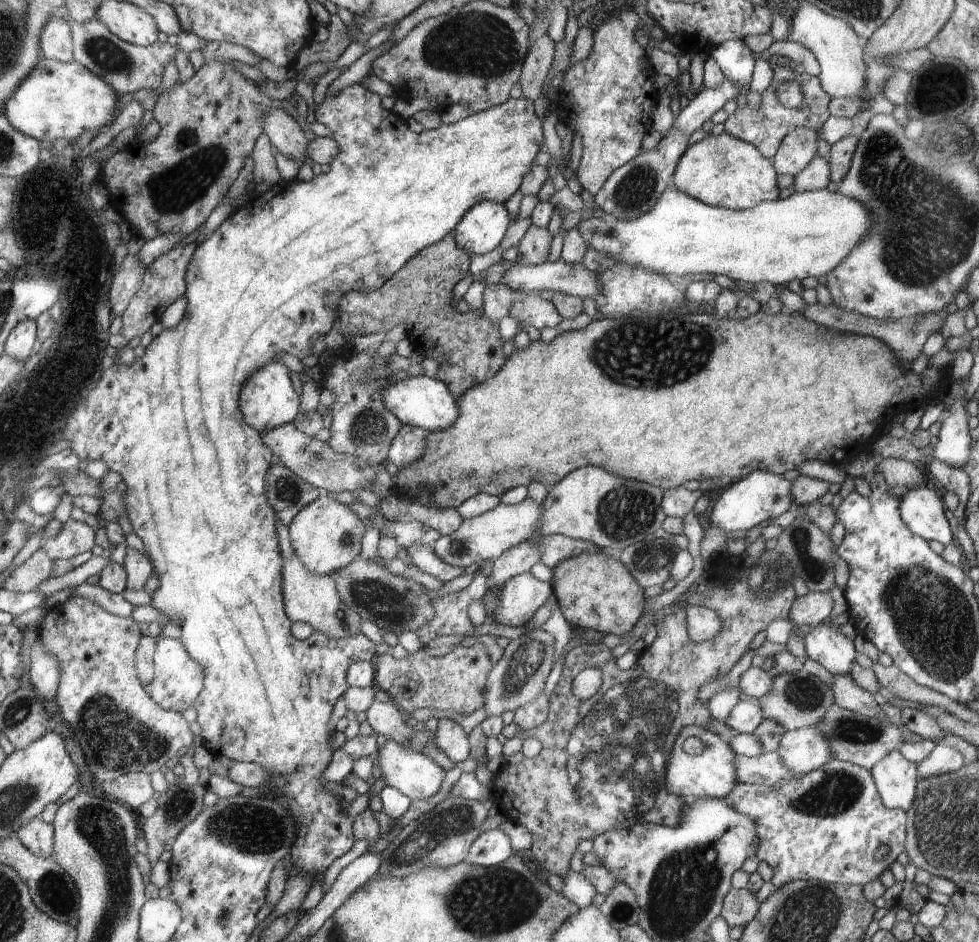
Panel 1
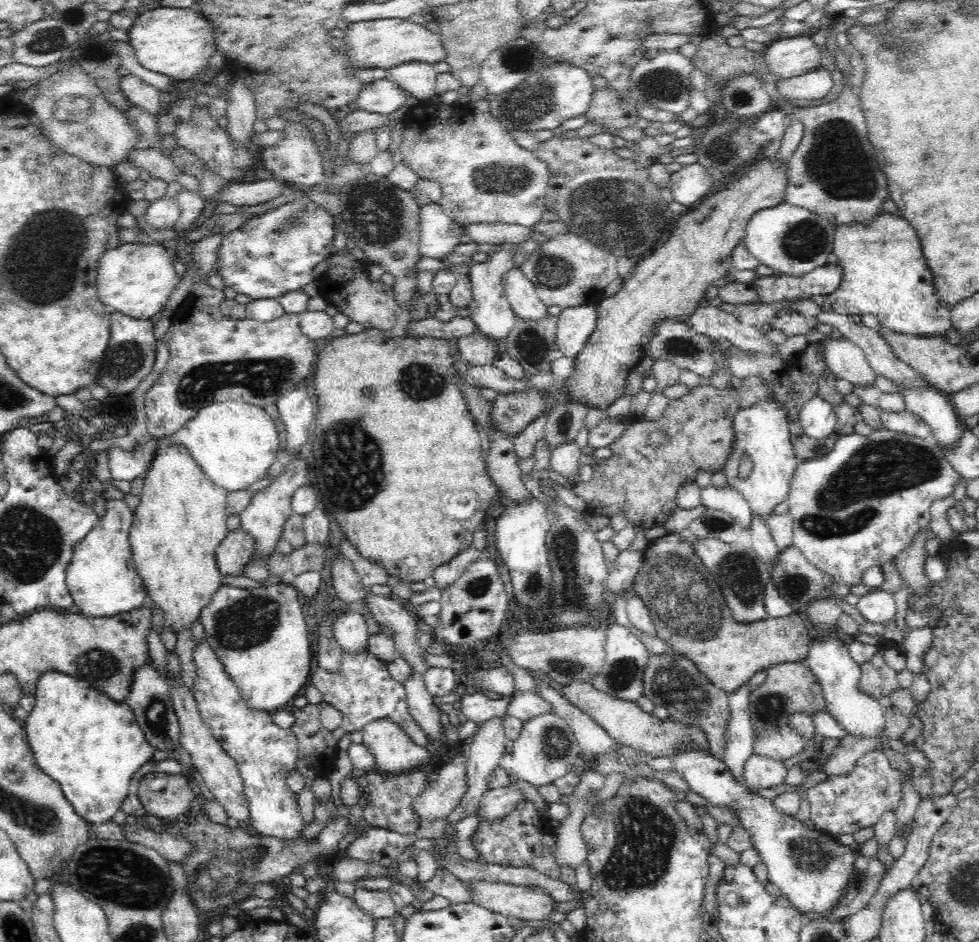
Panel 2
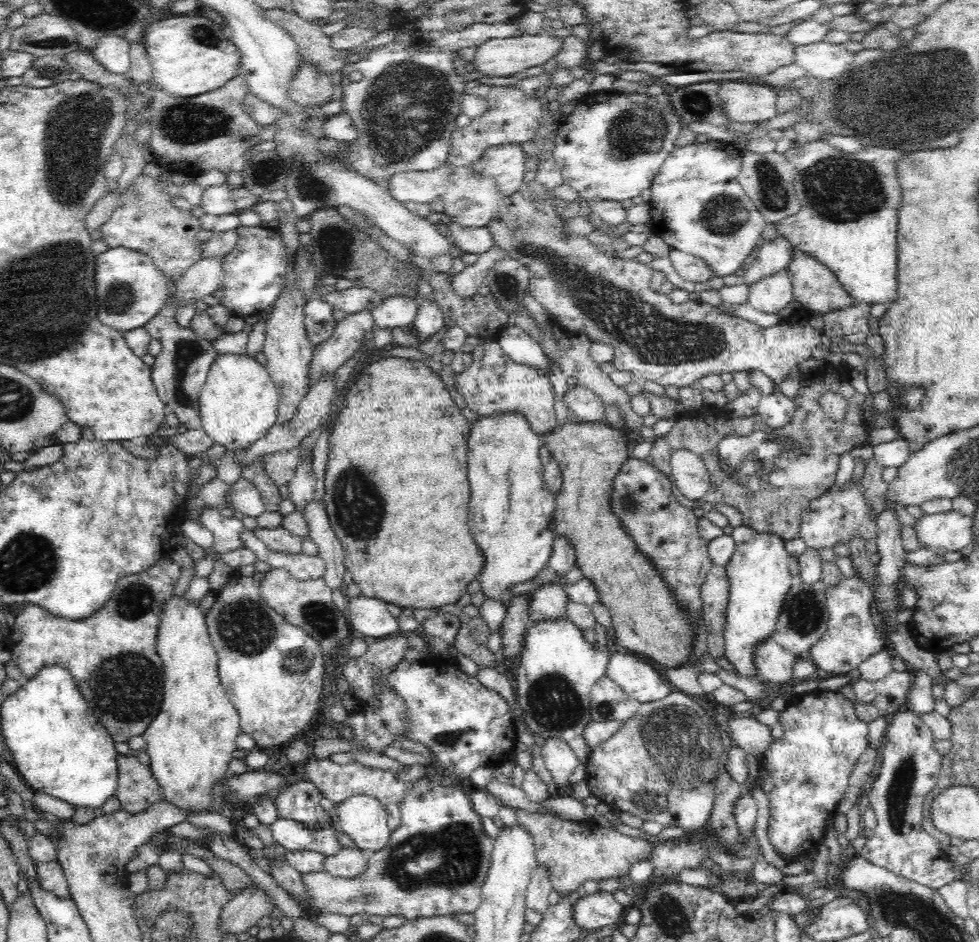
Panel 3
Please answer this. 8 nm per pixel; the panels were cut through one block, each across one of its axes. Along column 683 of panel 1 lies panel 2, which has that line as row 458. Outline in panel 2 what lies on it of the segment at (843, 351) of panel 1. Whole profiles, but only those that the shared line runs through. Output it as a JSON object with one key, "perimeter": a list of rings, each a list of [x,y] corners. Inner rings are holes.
{"perimeter":[[[366,327],[357,334],[346,333],[328,342],[324,350],[319,353],[313,370],[314,393],[320,396],[320,404],[324,404],[318,406],[318,414],[315,414],[316,418],[313,421],[316,428],[313,426],[312,430],[316,432],[316,438],[314,438],[314,458],[310,460],[314,462],[310,464],[310,468],[320,490],[321,506],[332,513],[343,534],[364,558],[381,564],[390,576],[398,576],[404,582],[429,582],[436,567],[450,563],[456,554],[468,550],[472,546],[472,534],[482,524],[490,503],[496,499],[499,492],[489,472],[486,471],[478,428],[471,419],[463,395],[455,386],[455,375],[451,374],[451,366],[456,366],[458,360],[459,358],[452,356],[450,344],[443,338],[429,336],[390,338],[384,336],[384,333],[377,328]],[[344,438],[352,438],[352,462],[348,458]]]}

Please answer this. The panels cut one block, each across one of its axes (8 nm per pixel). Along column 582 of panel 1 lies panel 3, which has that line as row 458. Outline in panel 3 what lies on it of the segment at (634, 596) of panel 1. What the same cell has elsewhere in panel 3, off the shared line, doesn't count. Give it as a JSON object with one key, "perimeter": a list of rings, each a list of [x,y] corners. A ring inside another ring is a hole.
{"perimeter":[[[570,420],[540,436],[546,448],[559,462],[562,471],[563,486],[555,496],[555,535],[562,535],[574,547],[575,565],[579,566],[586,579],[594,583],[594,587],[598,589],[599,601],[609,608],[612,621],[611,644],[637,652],[642,657],[646,656],[664,668],[680,668],[686,656],[690,656],[690,648],[694,642],[694,632],[690,632],[690,619],[686,620],[686,612],[682,612],[682,607],[678,608],[678,604],[670,600],[670,585],[655,570],[654,563],[648,561],[646,555],[638,549],[636,541],[630,539],[630,534],[626,533],[620,519],[614,516],[610,507],[613,480],[629,459],[628,435],[626,430],[612,427],[606,420],[591,423],[575,423]]]}

